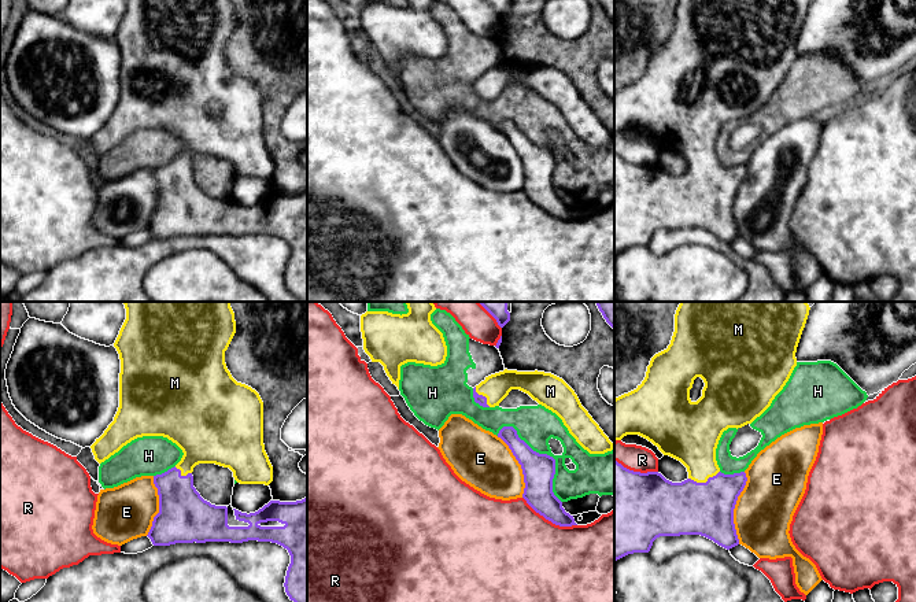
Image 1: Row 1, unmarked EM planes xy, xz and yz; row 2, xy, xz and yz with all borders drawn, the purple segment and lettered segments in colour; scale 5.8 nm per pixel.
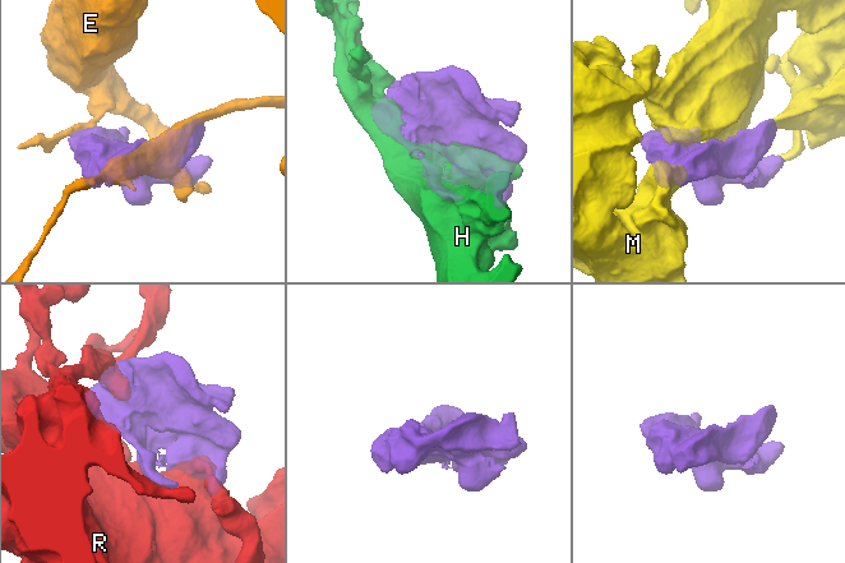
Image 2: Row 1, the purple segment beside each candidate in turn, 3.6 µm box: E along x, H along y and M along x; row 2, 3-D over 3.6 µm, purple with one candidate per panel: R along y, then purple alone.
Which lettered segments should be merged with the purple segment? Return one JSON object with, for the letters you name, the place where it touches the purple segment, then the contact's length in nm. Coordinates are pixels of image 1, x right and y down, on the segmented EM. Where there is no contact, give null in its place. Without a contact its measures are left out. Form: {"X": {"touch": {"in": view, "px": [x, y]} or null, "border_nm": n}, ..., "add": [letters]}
{"M": {"touch": {"in": "yz", "px": [704, 483]}, "border_nm": 190}, "add": ["M"]}

